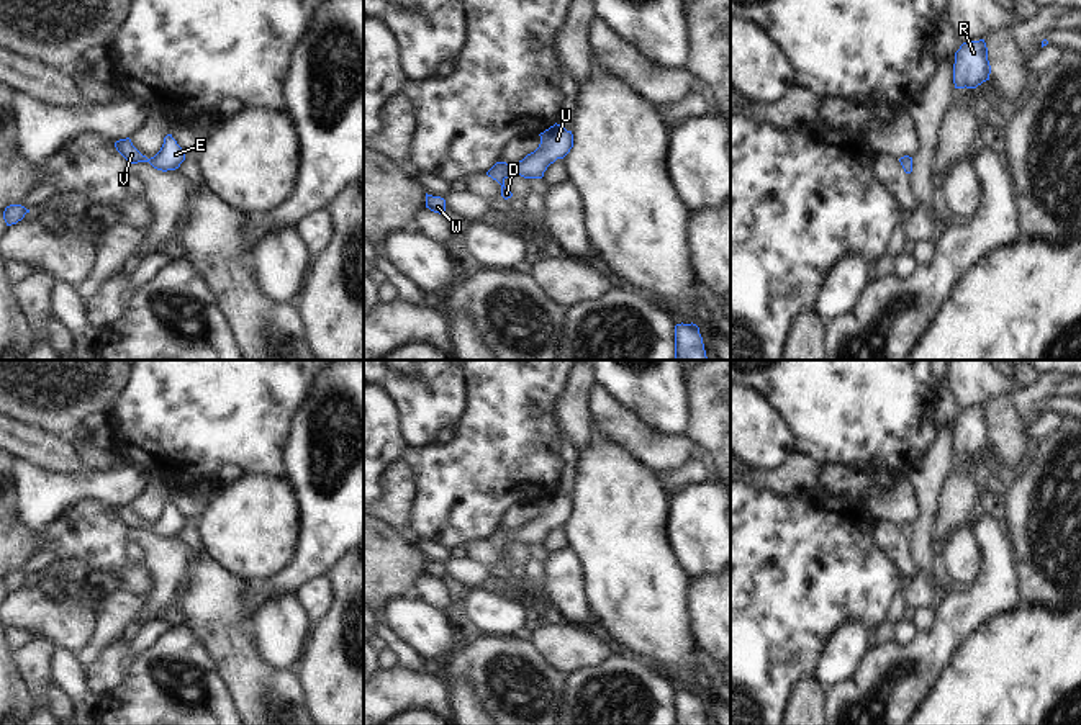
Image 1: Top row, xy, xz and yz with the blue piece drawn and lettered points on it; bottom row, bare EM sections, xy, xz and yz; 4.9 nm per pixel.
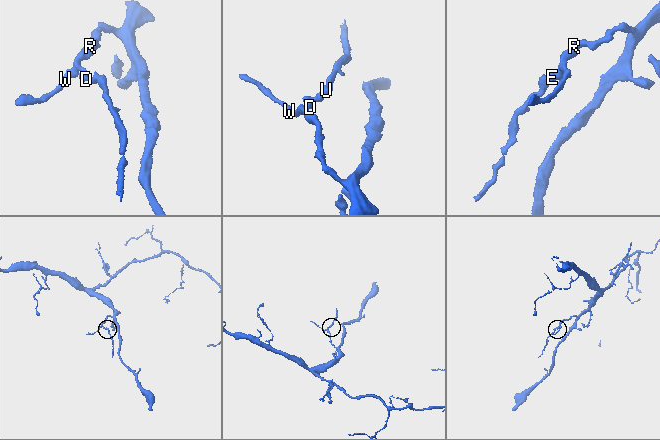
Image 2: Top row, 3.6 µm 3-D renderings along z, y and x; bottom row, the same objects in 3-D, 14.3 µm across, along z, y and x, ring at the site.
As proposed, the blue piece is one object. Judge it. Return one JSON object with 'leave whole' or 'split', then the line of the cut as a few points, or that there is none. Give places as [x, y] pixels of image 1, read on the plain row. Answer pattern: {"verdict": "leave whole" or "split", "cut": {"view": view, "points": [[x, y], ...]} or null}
{"verdict": "leave whole", "cut": null}

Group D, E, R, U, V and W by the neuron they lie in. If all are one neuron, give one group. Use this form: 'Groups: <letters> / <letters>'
Groups: D E R U V W.

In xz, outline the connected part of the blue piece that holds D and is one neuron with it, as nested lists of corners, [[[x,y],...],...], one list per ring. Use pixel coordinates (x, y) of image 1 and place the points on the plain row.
[[[554,491],[540,502],[539,514],[527,520],[518,530],[496,529],[486,542],[501,552],[501,563],[504,566],[511,565],[513,560],[504,553],[508,543],[521,542],[524,545],[542,545],[544,538],[557,525],[563,525],[573,514],[573,501],[560,491]]]

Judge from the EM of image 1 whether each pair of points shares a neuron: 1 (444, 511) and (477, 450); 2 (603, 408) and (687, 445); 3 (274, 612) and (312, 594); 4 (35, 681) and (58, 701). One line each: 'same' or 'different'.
1: same
2: same
3: different
4: different

